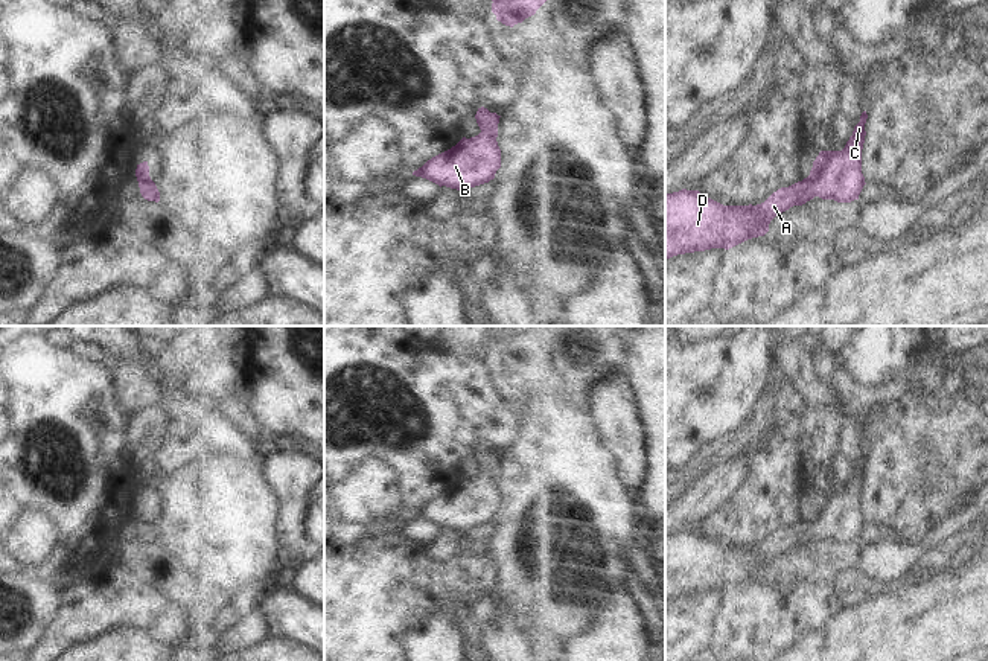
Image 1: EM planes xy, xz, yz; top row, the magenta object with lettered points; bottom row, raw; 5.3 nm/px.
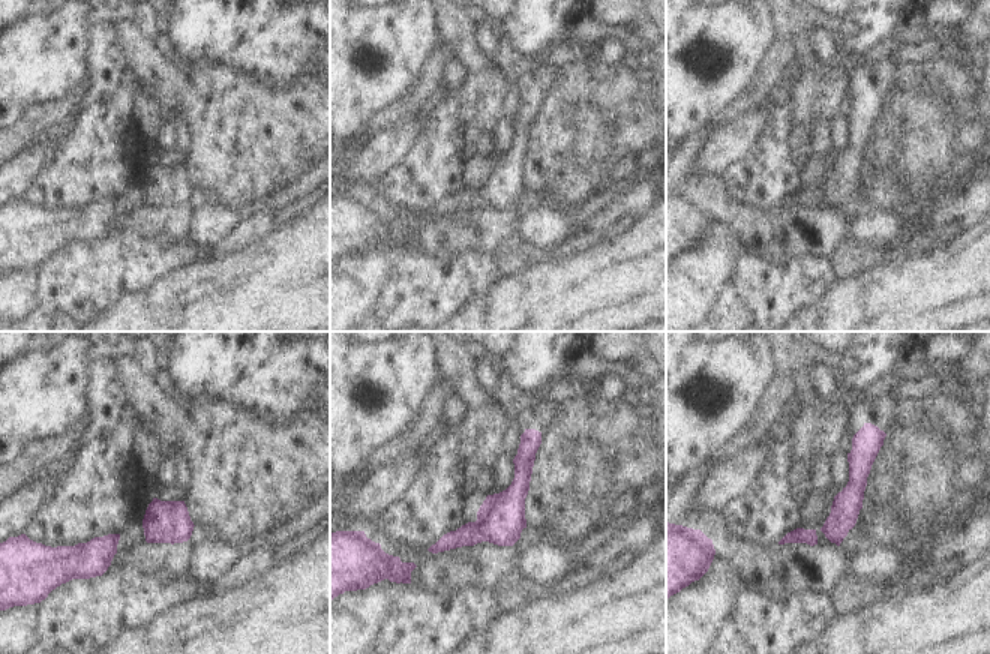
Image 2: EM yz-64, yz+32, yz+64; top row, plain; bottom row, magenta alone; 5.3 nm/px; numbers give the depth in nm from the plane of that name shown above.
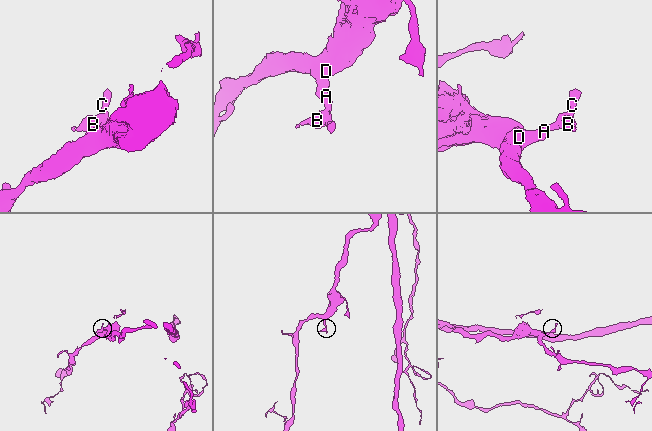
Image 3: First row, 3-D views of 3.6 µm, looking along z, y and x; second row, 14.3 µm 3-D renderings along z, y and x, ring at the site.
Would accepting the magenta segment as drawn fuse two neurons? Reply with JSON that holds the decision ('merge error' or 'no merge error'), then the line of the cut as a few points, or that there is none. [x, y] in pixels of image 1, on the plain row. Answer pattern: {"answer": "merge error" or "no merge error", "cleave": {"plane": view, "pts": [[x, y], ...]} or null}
{"answer": "no merge error", "cleave": null}

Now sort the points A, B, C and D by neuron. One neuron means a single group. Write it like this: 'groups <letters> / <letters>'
groups A B C D

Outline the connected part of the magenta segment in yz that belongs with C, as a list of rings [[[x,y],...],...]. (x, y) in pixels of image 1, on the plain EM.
[[[863,452],[842,492],[821,492],[807,519],[778,530],[761,545],[723,547],[699,532],[687,530],[667,535],[665,602],[711,589],[729,591],[747,580],[764,577],[776,556],[814,538],[837,544],[859,541],[866,525],[862,515],[866,460]]]

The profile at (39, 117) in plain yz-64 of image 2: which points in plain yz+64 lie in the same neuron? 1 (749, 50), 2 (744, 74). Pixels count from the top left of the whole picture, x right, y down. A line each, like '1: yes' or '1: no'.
1: no
2: no

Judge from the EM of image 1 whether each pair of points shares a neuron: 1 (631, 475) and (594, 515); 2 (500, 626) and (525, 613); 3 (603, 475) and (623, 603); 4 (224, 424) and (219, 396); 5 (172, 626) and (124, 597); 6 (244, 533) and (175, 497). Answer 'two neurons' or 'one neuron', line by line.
1: two neurons
2: two neurons
3: two neurons
4: two neurons
5: one neuron
6: one neuron

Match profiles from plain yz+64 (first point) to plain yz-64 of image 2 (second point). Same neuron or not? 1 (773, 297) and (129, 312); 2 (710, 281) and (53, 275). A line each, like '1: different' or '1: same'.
1: different
2: different

